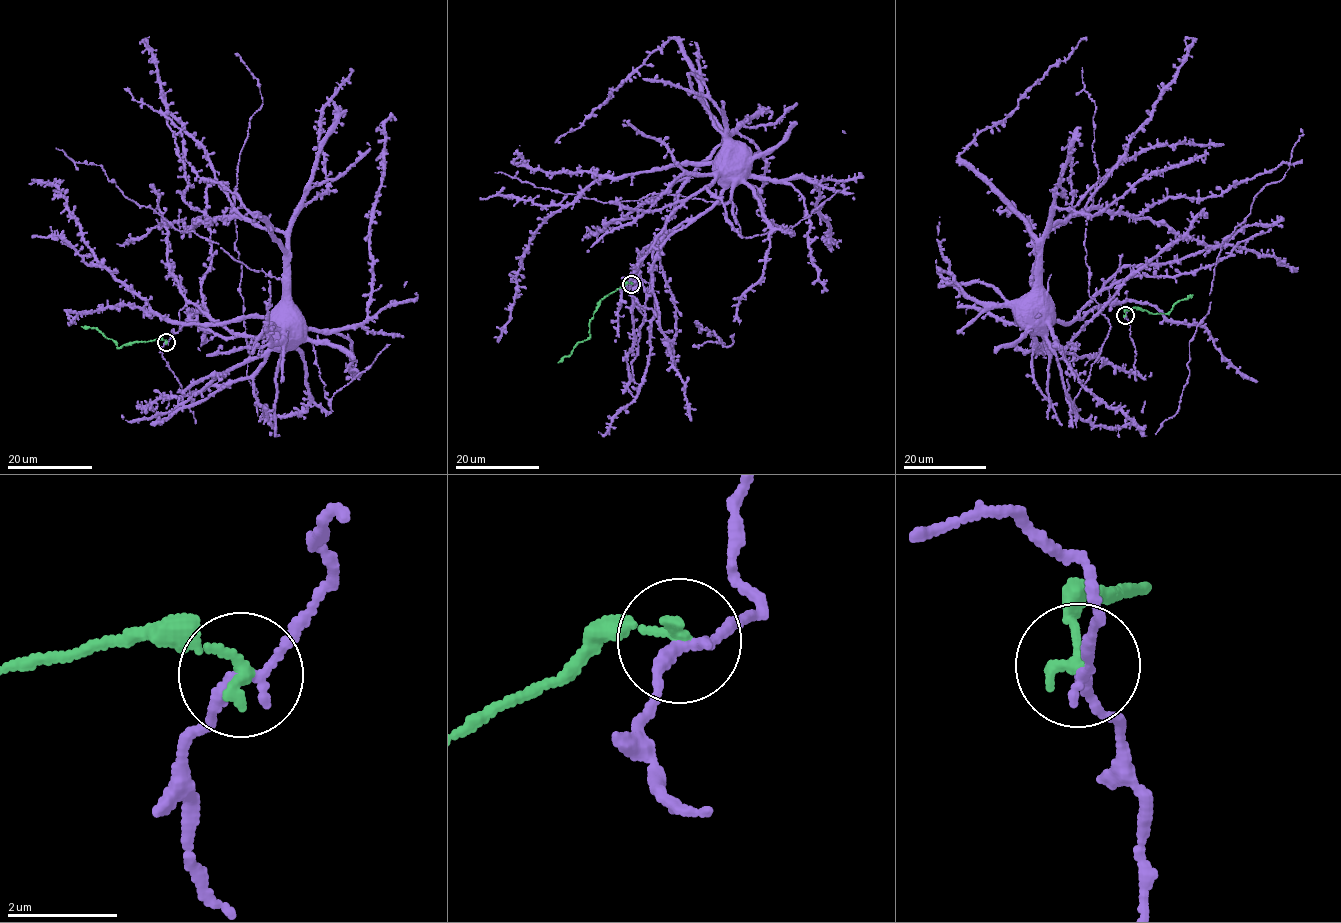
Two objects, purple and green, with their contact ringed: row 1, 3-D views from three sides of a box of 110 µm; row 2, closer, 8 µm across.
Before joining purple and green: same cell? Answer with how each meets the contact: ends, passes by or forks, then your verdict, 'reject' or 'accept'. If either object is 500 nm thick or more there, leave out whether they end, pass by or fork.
purple passes by | green ends | reject

